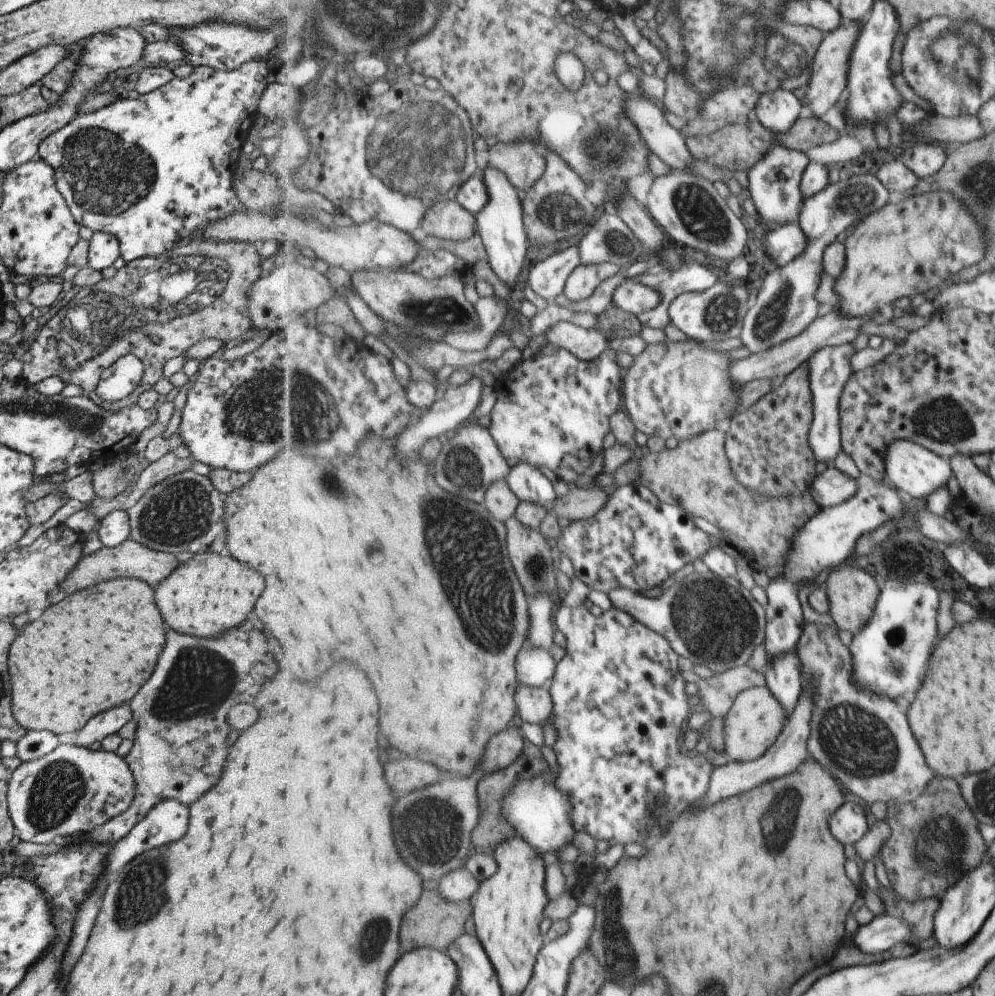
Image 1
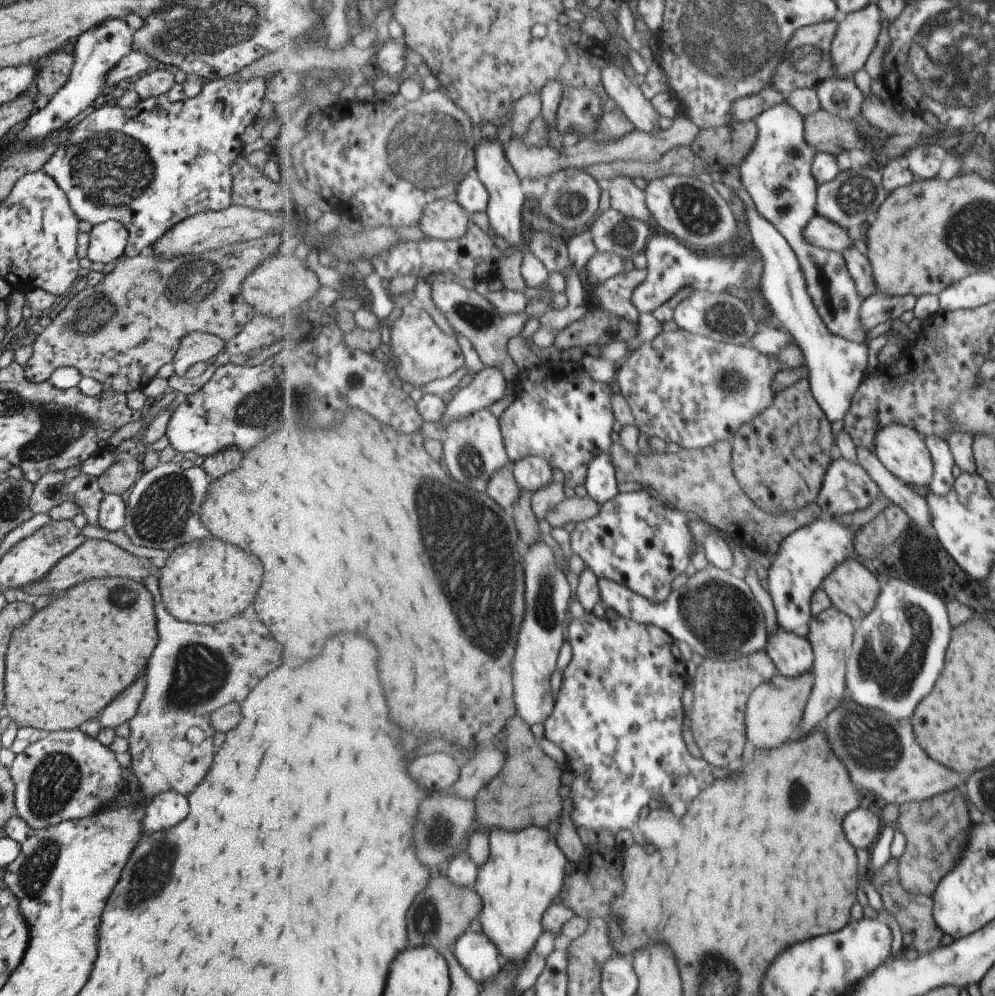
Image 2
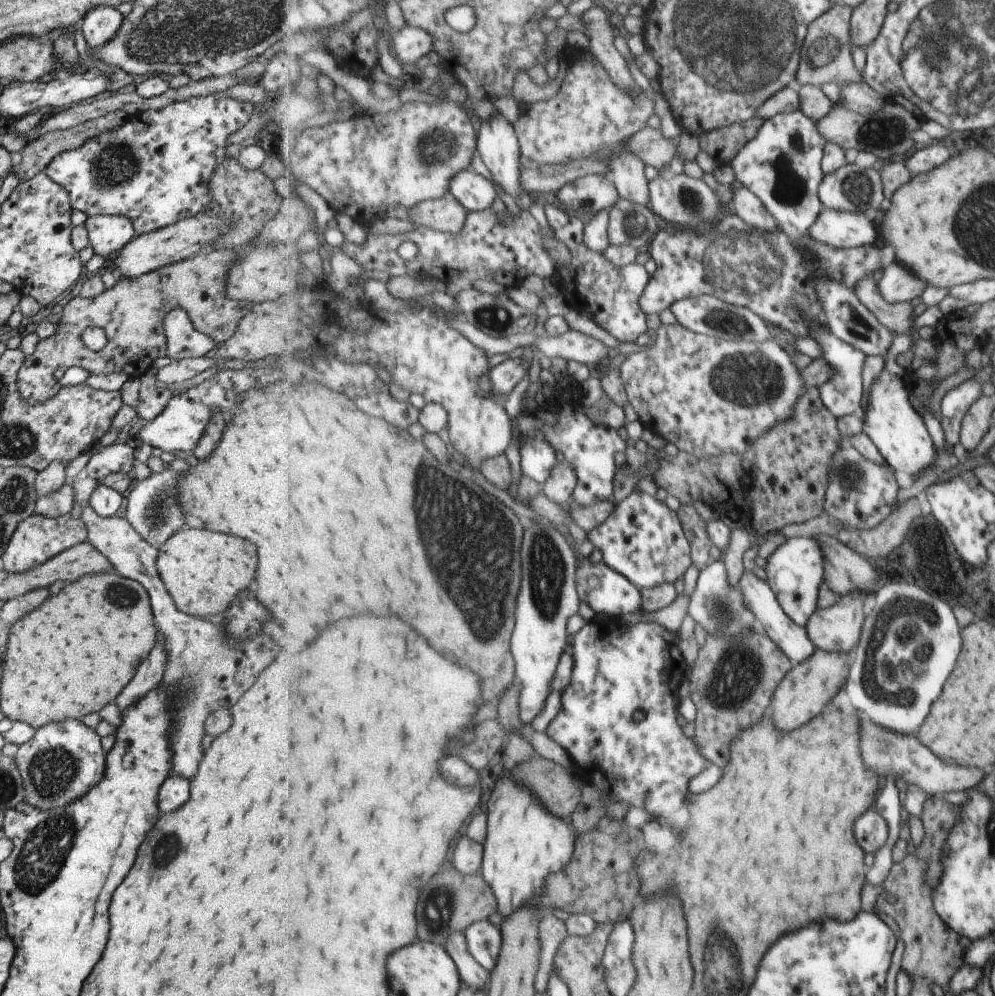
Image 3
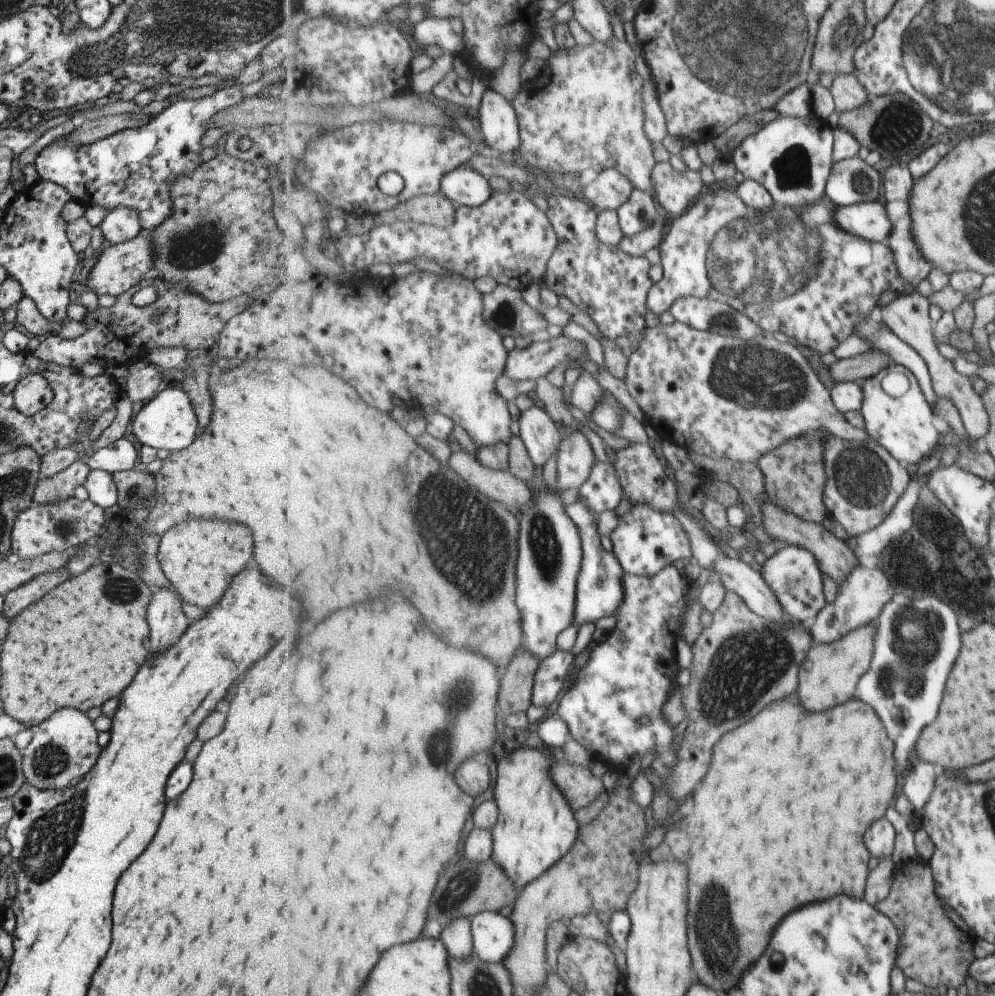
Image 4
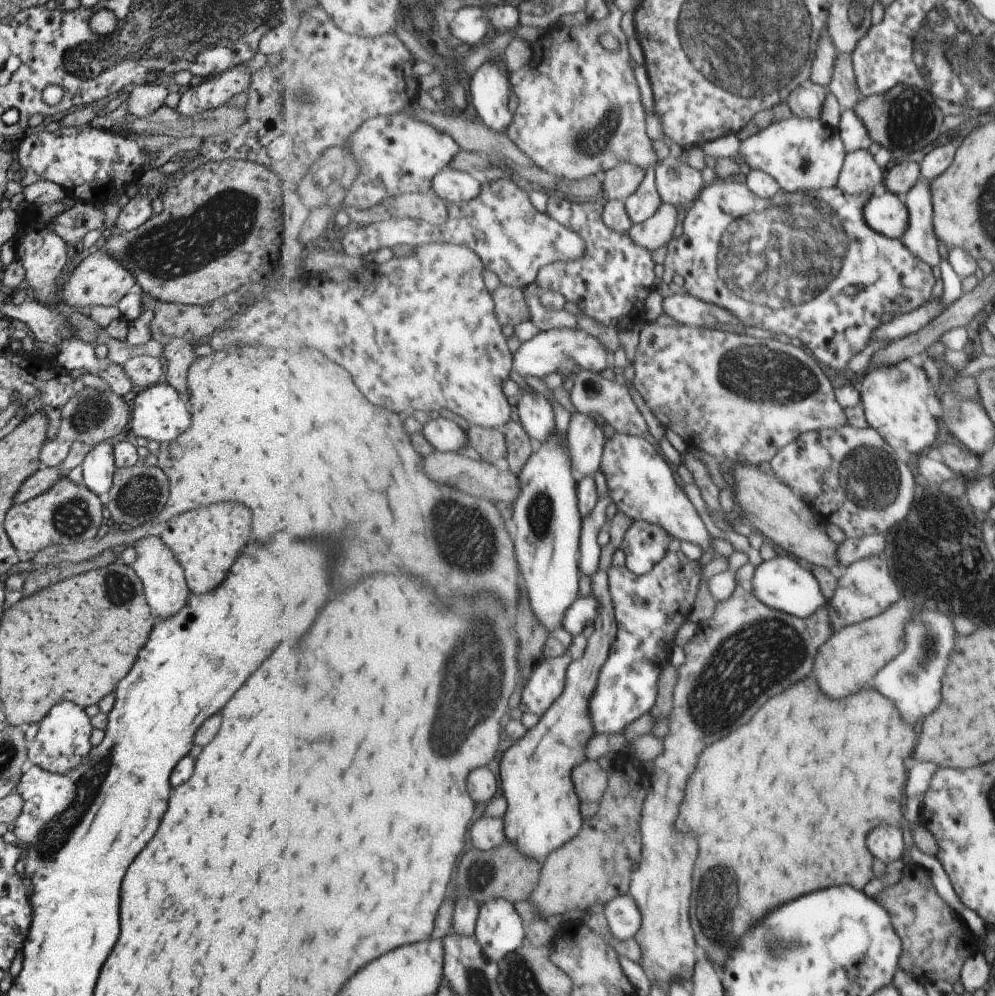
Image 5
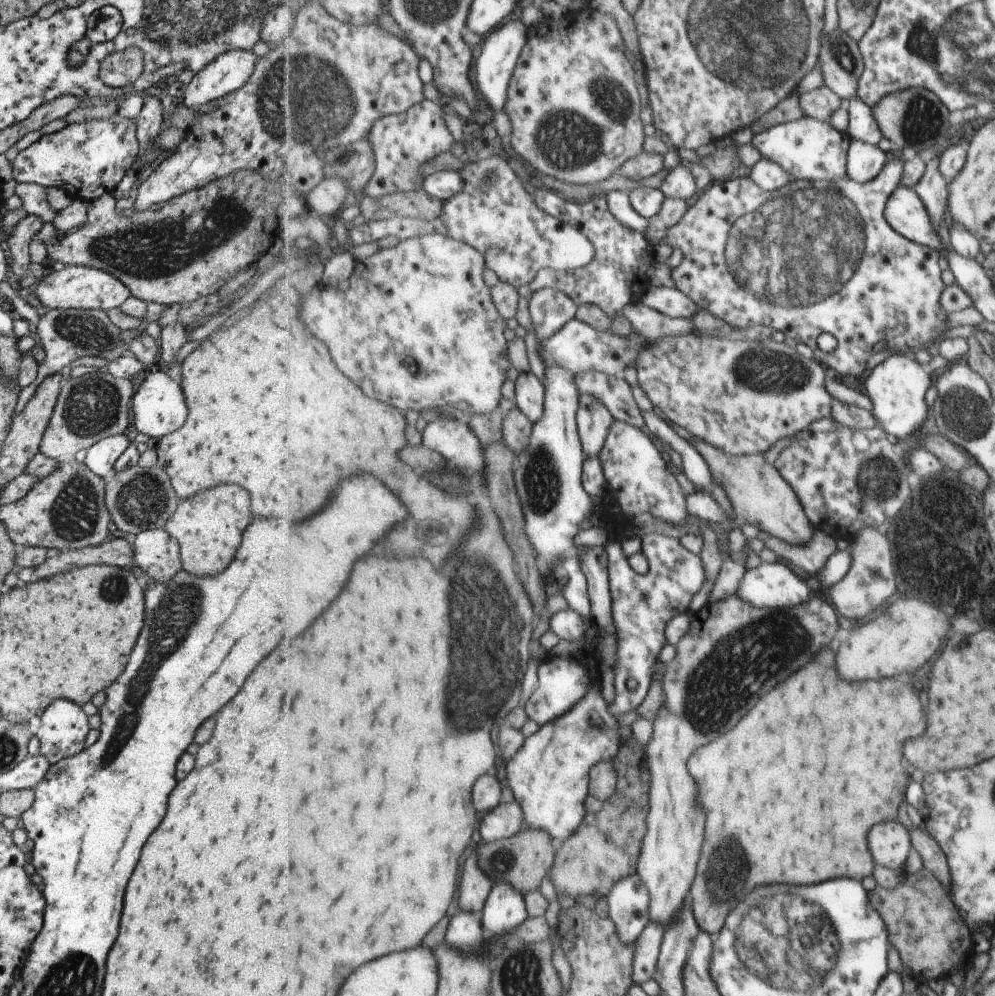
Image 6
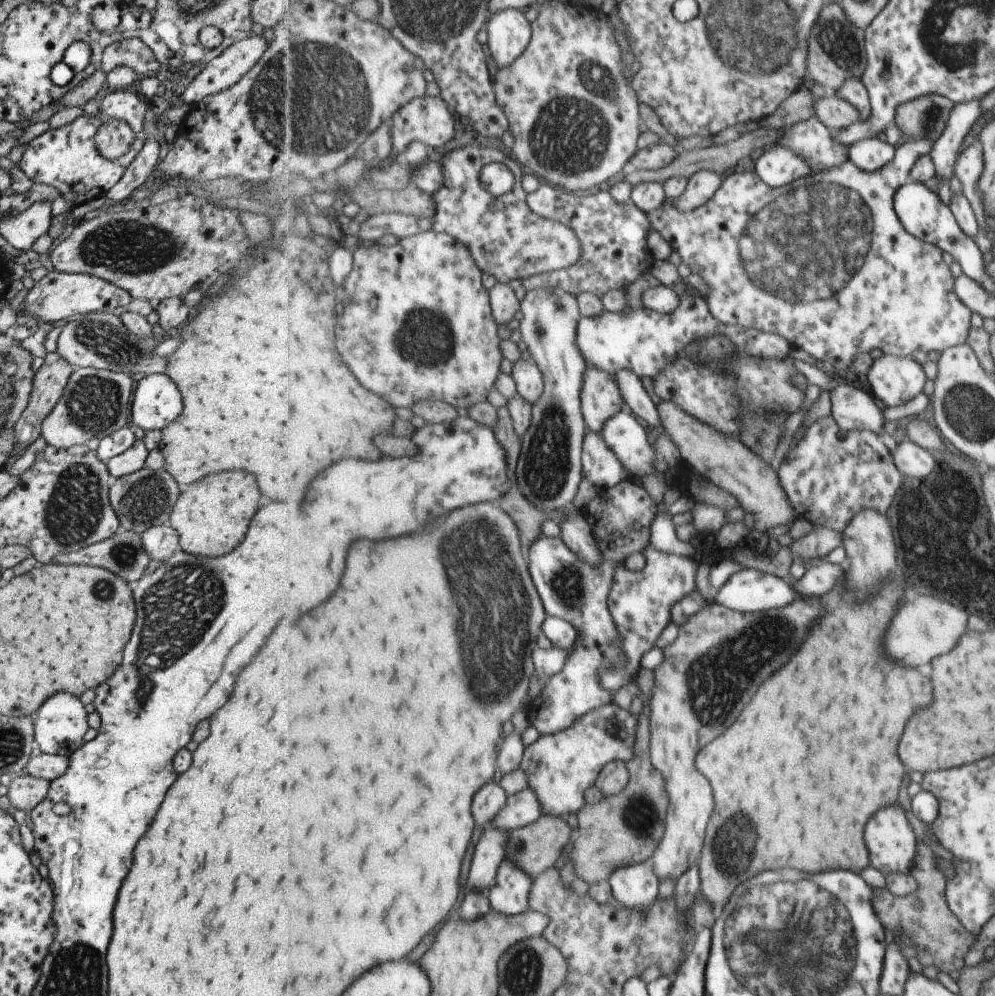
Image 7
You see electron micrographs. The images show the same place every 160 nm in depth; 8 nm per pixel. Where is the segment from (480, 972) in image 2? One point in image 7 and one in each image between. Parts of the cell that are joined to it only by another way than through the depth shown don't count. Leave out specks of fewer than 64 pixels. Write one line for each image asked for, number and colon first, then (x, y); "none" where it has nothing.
3: (485, 940)
4: (494, 935)
5: (500, 929)
6: (505, 909)
7: (511, 894)

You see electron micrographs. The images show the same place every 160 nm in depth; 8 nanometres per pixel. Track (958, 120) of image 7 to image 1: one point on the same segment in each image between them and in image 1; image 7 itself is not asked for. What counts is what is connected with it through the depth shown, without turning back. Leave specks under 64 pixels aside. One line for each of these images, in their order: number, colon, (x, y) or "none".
1: (833, 329)
2: (881, 307)
3: (898, 284)
4: (914, 266)
5: (921, 237)
6: (933, 188)

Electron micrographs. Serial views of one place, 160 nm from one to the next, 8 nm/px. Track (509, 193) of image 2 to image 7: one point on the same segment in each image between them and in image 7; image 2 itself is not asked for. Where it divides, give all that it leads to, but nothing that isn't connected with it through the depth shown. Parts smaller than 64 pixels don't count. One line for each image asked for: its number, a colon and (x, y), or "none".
3: (498, 143)
4: (499, 125)
5: (490, 86)
6: (501, 50)
7: (509, 34)

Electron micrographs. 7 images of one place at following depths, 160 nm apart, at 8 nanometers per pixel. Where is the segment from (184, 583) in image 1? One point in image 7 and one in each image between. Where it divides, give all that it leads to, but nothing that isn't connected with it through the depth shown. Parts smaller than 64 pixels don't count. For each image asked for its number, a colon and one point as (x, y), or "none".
2: (205, 581)
3: (202, 570)
4: (199, 557)
5: (205, 540)
6: (208, 525)
7: (210, 516)

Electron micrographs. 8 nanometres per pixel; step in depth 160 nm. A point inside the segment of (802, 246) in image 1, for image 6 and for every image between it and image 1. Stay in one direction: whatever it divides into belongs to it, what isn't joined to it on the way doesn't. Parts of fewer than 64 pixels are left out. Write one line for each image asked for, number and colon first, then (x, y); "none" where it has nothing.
2: (822, 231)
3: (842, 229)
4: (869, 219)
5: (886, 214)
6: (906, 211)

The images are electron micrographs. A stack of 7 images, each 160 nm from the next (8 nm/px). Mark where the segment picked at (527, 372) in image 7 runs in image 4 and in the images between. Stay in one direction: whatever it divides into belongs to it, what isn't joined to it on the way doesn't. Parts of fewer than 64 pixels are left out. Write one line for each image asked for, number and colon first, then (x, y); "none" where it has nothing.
4: (540, 432)
5: (535, 412)
6: (530, 392)

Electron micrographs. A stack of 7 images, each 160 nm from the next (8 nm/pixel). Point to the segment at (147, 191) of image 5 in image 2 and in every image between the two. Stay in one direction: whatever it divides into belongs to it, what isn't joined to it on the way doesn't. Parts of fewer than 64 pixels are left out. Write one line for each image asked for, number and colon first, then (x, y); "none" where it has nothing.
2: (106, 241)
3: (106, 233)
4: (122, 223)

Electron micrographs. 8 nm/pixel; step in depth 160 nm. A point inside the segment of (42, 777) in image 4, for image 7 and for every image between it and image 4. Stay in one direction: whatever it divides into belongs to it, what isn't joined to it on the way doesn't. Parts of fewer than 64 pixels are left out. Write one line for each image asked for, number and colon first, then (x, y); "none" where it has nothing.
5: (62, 739)
6: (63, 726)
7: (60, 724)

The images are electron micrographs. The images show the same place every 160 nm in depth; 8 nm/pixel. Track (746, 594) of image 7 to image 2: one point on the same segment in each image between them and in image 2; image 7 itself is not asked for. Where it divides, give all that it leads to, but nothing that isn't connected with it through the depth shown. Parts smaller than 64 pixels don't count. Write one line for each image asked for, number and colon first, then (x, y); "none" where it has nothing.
2: (807, 557)
3: (795, 571)
4: (793, 573)
5: (782, 582)
6: (774, 585)

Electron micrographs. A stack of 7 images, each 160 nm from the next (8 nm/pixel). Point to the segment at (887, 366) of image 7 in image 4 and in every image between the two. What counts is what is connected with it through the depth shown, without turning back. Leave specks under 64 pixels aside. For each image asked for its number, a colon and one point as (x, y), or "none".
4: (904, 426)
5: (895, 397)
6: (898, 385)

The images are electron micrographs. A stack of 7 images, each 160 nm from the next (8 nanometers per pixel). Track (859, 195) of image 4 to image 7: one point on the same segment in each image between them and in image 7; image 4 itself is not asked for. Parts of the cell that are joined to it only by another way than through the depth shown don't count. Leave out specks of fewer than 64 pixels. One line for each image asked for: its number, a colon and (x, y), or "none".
5: (861, 174)
6: (866, 160)
7: (871, 154)

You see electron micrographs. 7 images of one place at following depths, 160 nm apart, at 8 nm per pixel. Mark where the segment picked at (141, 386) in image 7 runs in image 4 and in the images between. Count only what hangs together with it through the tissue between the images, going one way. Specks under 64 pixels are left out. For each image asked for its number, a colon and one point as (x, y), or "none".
4: (167, 420)
5: (159, 412)
6: (158, 407)

